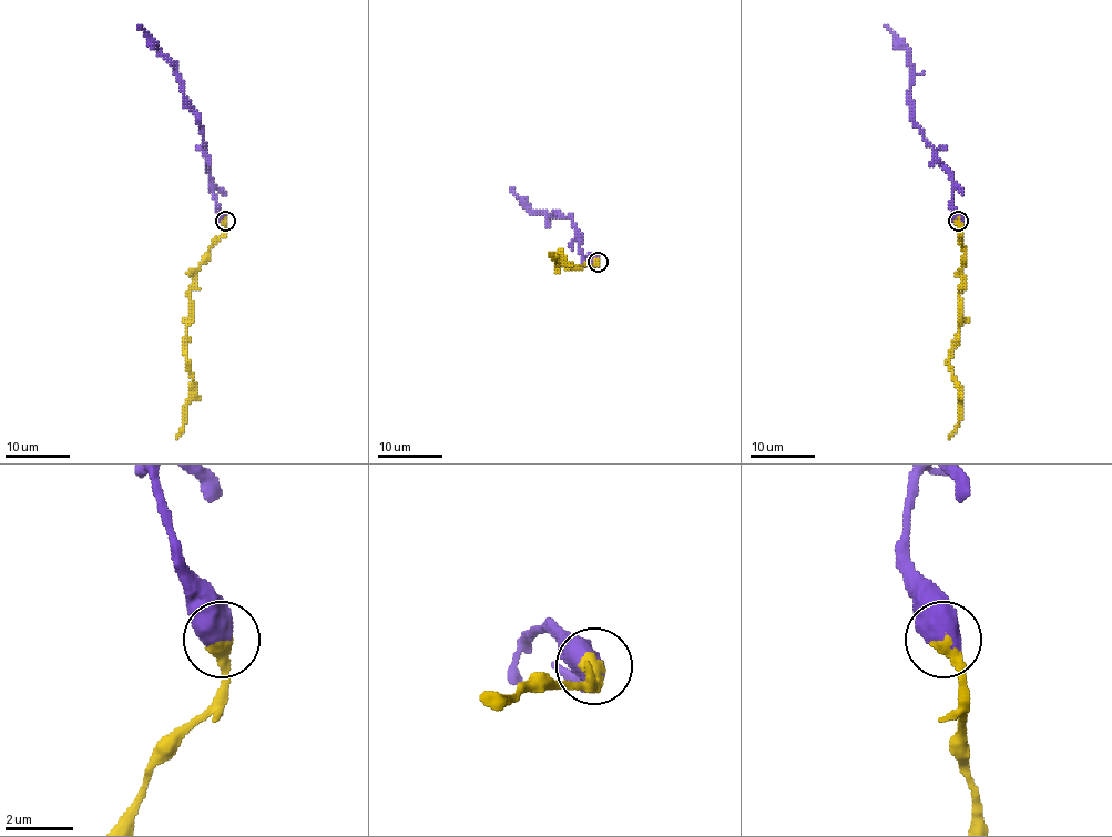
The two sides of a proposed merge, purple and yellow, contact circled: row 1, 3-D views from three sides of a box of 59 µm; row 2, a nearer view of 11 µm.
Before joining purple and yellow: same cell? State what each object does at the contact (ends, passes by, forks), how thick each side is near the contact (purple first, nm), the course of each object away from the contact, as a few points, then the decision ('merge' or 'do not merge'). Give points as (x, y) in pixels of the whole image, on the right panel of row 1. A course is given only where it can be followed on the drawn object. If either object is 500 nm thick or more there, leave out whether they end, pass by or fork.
calibres 800 and 400 nm; course purple (958, 222), (958, 213), (951, 206), (954, 182), (950, 173), (912, 119), (909, 52), (885, 24); course yellow (958, 222), (965, 257), (959, 334), (950, 369), (958, 389), (961, 418), (948, 438); merge

